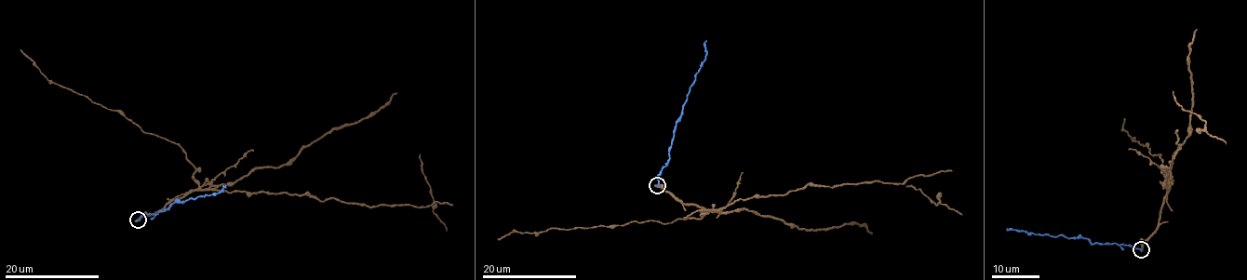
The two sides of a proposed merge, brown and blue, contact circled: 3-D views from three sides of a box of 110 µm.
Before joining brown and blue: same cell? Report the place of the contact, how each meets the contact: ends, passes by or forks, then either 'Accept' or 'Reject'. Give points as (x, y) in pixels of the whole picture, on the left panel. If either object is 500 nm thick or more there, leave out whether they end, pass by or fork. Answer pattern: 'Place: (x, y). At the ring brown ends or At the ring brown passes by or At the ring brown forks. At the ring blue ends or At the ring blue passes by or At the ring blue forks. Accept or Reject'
Place: (138, 220). At the ring brown ends. At the ring blue ends. Reject

